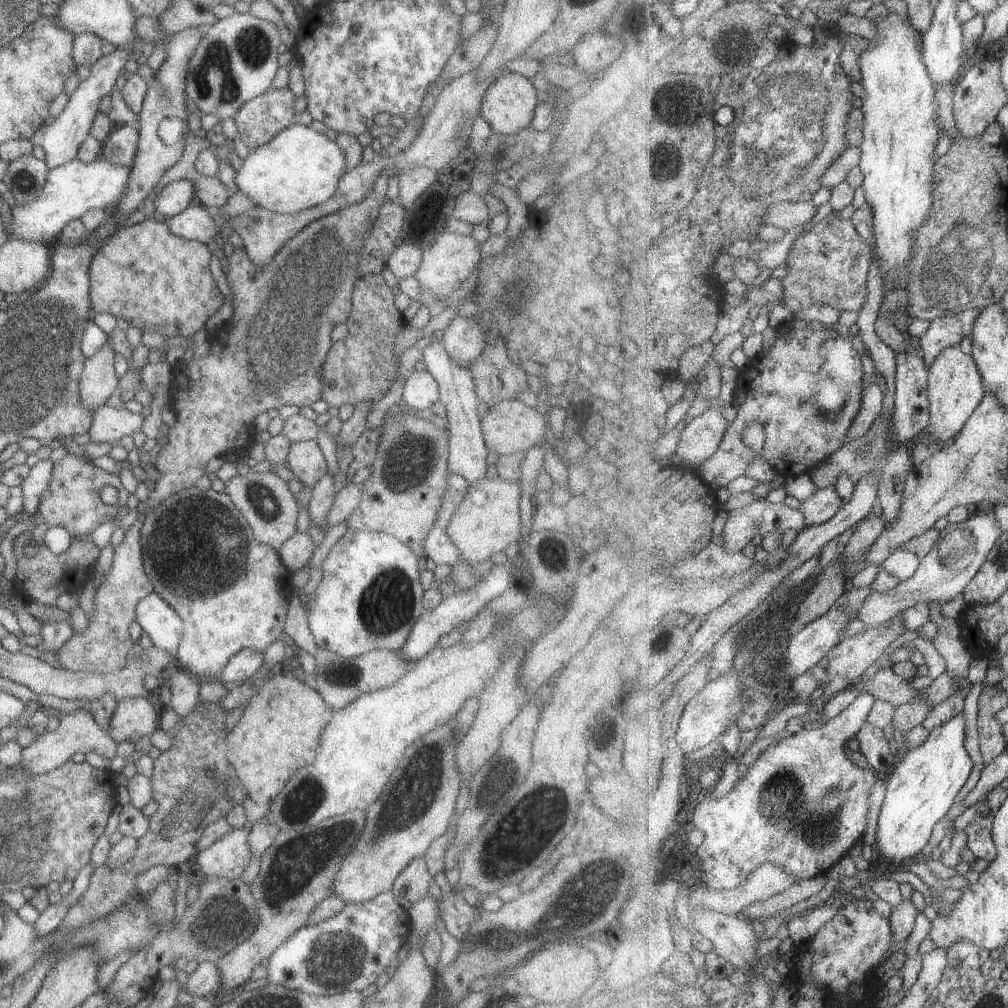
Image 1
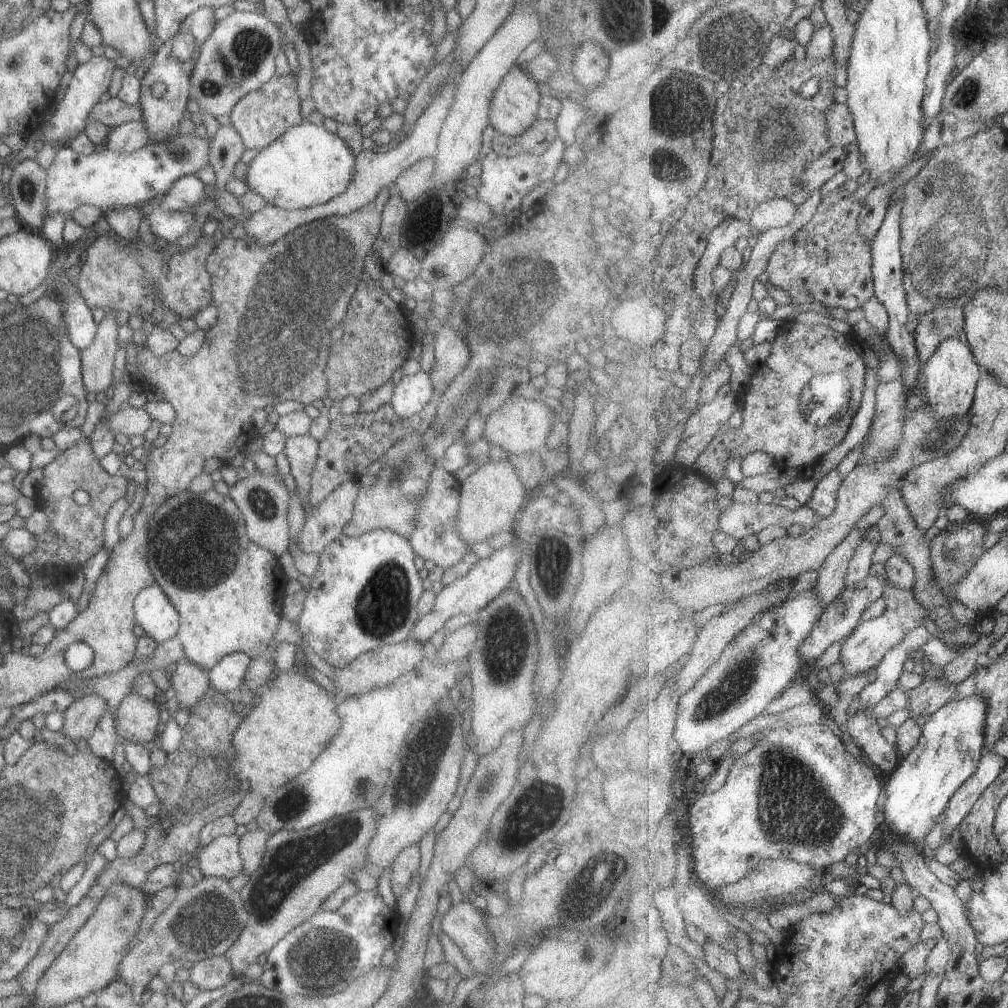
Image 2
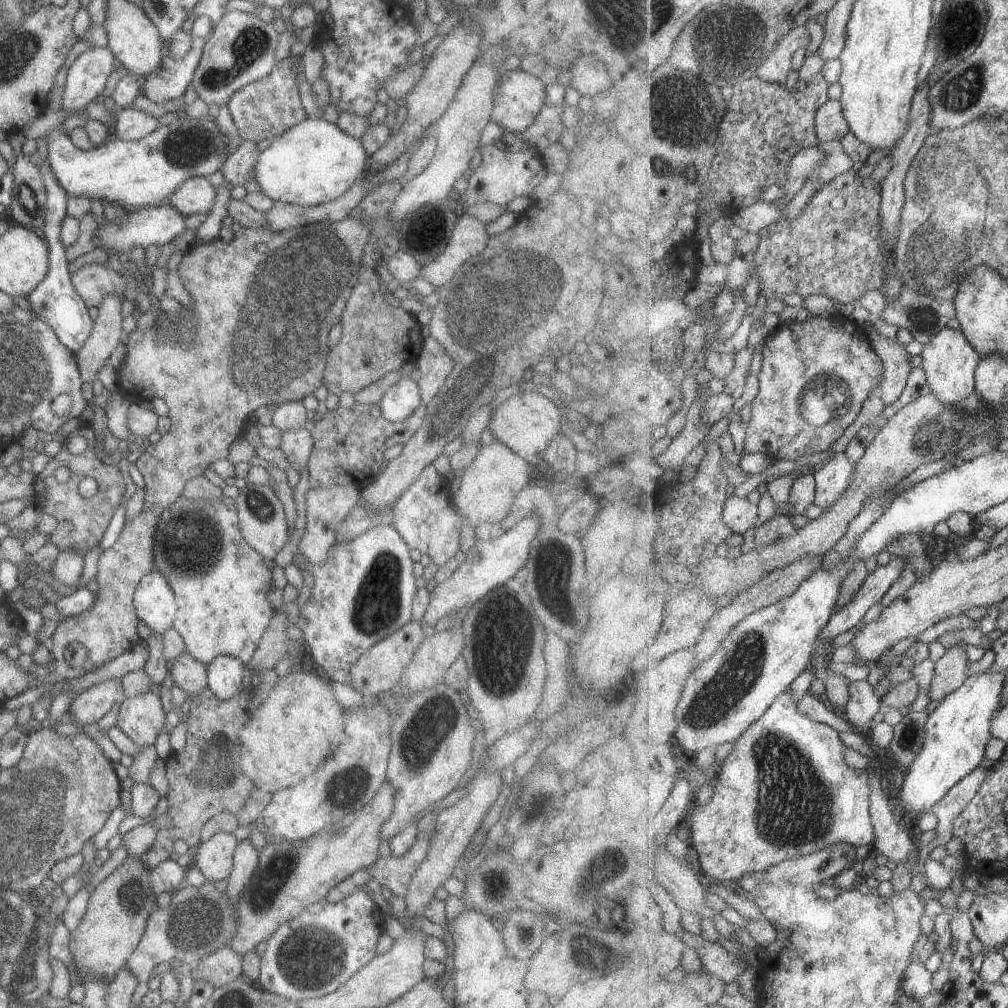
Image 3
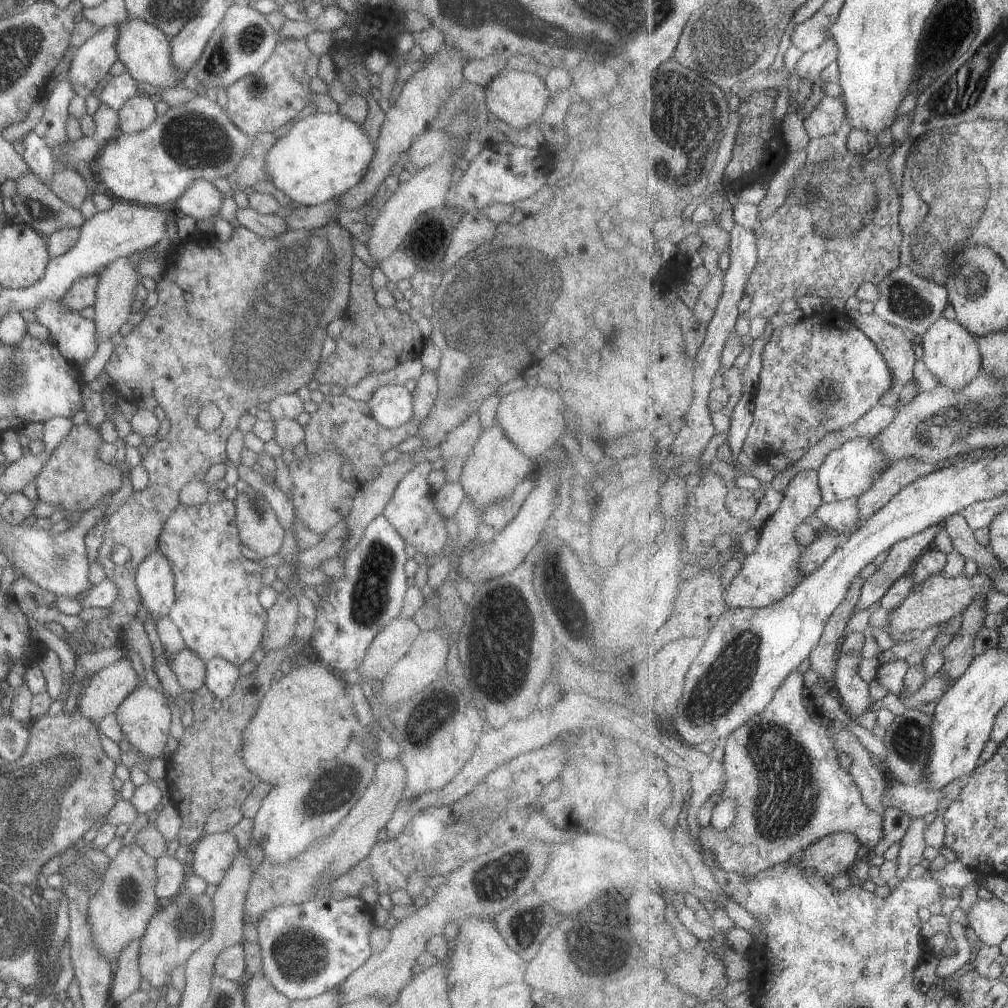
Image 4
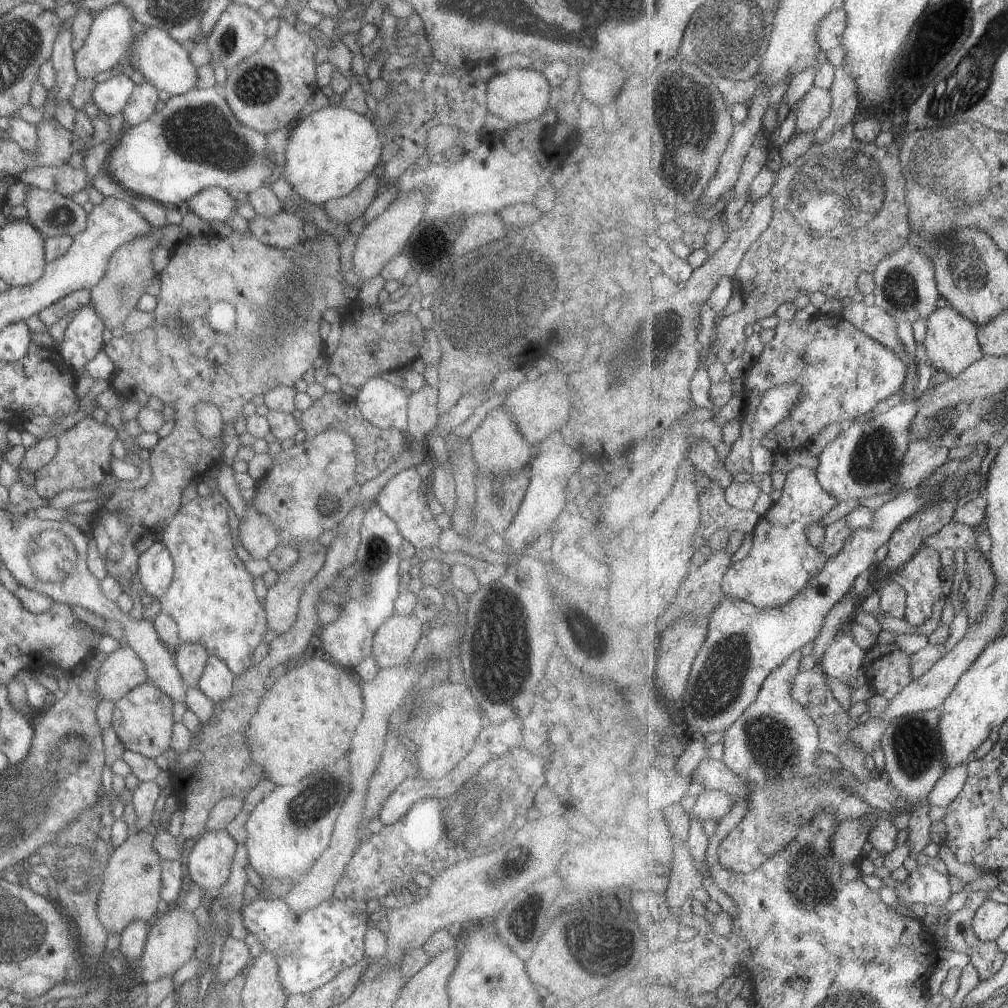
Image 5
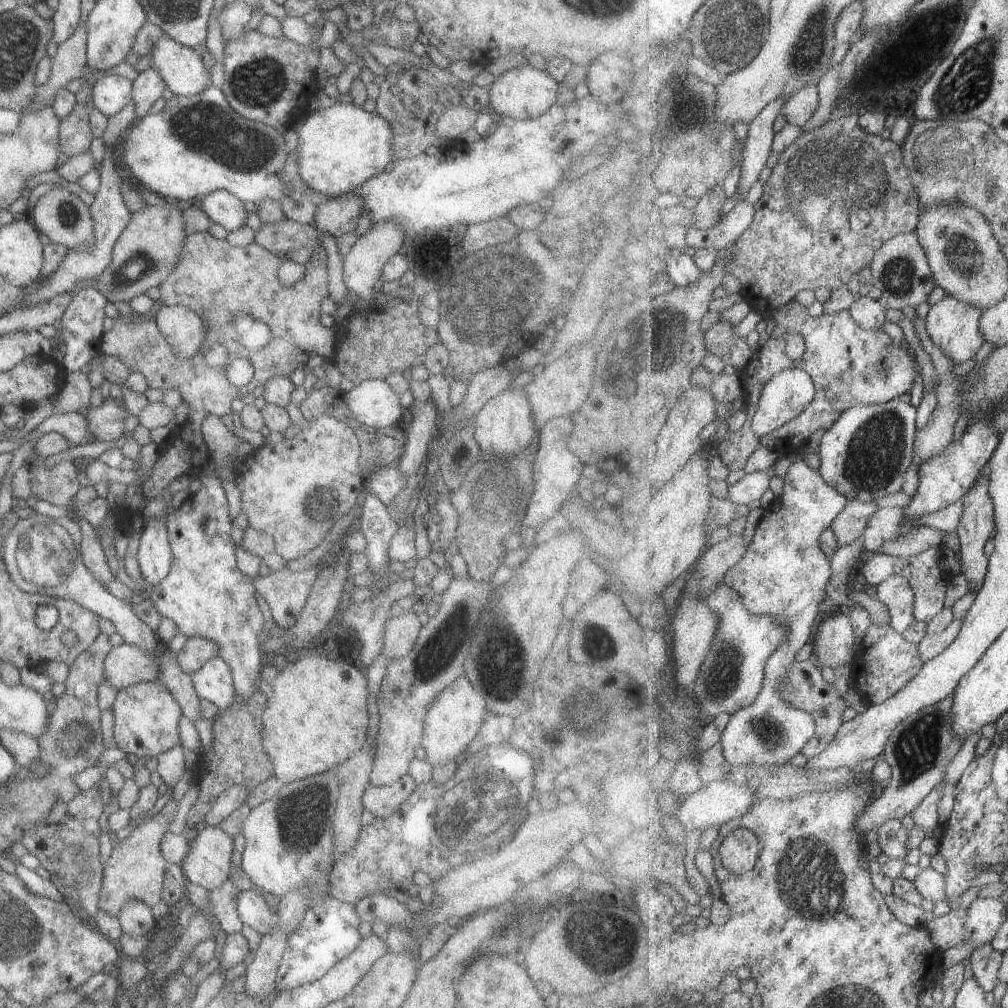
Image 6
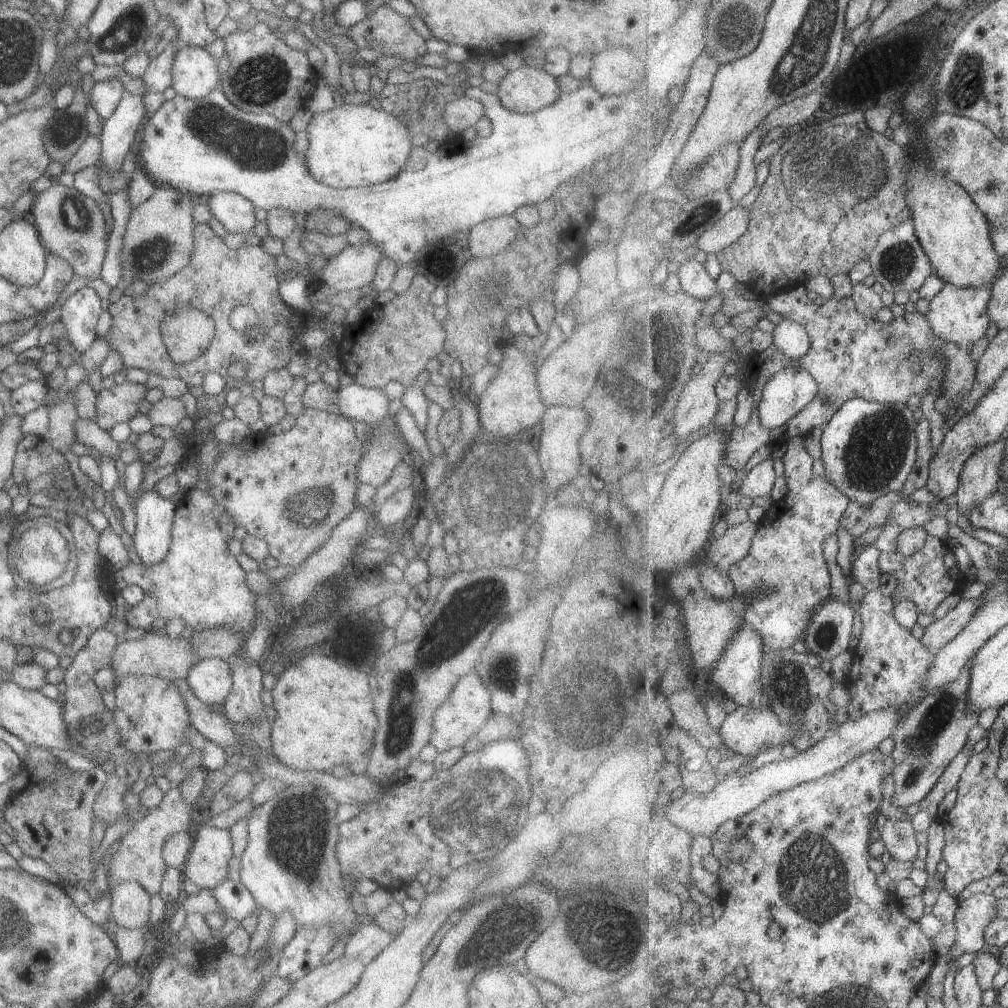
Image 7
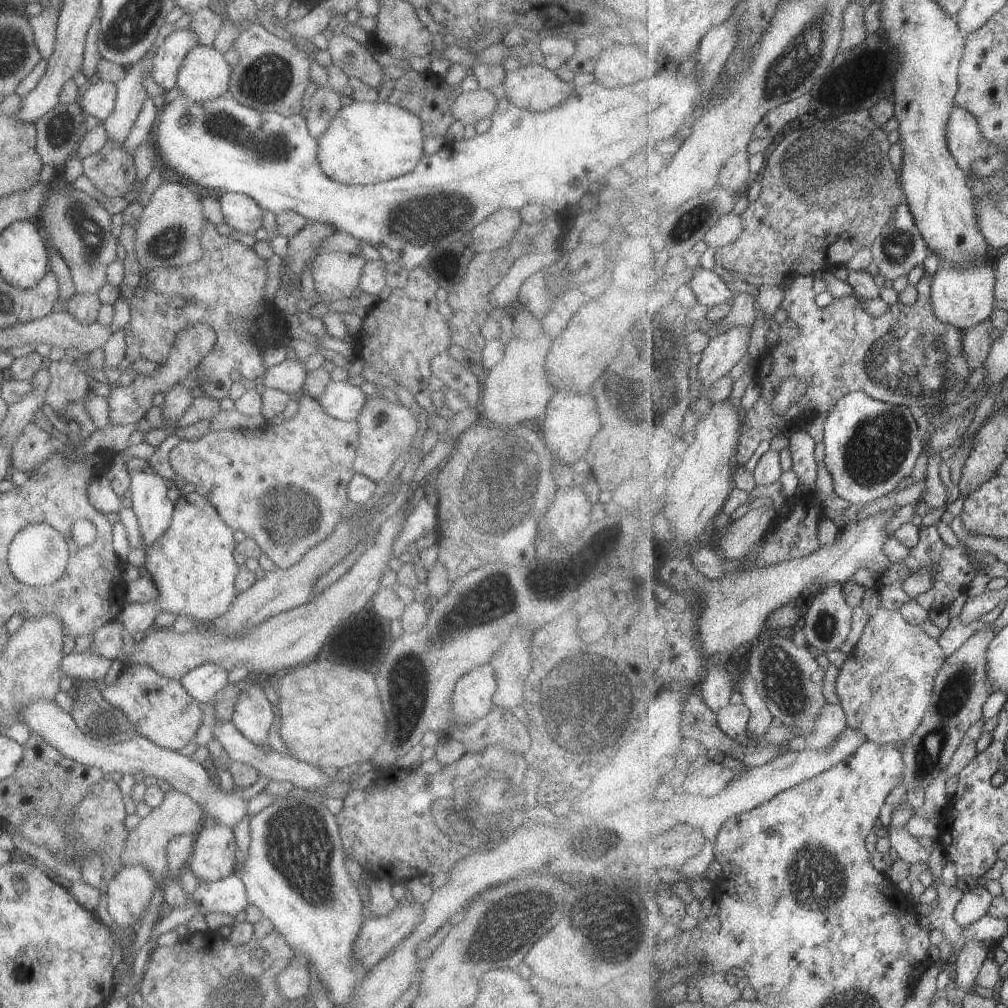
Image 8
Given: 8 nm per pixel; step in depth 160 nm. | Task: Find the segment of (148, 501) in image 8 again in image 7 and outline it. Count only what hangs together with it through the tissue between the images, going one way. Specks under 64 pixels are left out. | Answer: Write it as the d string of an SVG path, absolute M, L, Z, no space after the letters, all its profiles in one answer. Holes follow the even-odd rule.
M141 490L131 505L136 521L132 536L133 550L141 565L157 564L165 558L169 547L175 504L161 498L155 490Z

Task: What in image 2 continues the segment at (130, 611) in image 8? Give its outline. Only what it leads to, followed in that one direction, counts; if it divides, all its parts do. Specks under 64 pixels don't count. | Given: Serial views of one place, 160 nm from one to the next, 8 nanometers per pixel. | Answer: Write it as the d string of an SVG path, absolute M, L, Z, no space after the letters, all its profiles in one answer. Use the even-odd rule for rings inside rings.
M212 488L201 494L181 491L153 511L146 527L146 565L155 584L177 611L175 637L181 643L185 660L208 671L223 656L231 653L243 653L250 659L264 655L281 620L280 610L287 578L277 558L246 537L243 515L235 503ZM225 556L233 556L233 564L227 574Z

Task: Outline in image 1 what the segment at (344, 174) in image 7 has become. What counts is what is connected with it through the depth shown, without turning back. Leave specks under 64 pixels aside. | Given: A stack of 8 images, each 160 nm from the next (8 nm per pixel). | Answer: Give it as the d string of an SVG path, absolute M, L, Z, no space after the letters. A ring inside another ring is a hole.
M294 121L269 142L250 150L233 182L237 191L258 208L275 213L297 213L328 200L343 174L345 158L339 146L324 134Z

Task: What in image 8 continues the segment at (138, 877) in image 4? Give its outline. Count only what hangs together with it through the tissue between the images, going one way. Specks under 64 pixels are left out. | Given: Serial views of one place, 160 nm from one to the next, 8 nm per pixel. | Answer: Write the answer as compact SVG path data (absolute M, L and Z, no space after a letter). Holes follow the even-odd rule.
M171 789L164 793L163 800L156 808L153 808L145 818L140 818L134 828L129 828L129 834L123 844L123 852L119 856L121 868L131 864L141 864L147 868L151 878L157 885L161 885L169 873L166 866L165 848L169 840L183 834L194 835L202 826L202 808L197 805L189 796Z

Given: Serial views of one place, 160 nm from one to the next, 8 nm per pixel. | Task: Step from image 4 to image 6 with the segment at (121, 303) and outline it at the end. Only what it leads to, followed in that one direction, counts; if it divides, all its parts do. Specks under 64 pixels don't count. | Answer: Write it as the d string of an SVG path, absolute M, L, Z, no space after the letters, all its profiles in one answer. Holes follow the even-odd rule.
M165 199L161 206L145 205L130 214L129 223L125 224L113 244L109 265L96 278L95 288L107 302L127 303L127 300L143 294L147 289L157 287L177 266L186 235L182 212L176 205L174 201Z

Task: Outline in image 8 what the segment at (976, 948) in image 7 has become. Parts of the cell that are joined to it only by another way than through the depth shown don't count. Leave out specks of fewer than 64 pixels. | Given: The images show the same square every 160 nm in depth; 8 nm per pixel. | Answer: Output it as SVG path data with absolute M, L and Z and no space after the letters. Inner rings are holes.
M975 886L965 891L963 899L957 904L954 916L957 923L965 928L989 915L993 894L984 886Z

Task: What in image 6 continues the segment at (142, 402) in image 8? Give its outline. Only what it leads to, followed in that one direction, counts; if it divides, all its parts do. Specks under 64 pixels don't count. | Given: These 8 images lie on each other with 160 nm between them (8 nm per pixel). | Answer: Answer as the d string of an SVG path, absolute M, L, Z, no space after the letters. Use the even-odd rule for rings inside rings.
M185 306L161 307L153 321L173 356L179 359L193 357L205 338L201 318ZM108 397L103 399L99 406L87 408L87 413L83 418L95 442L106 445L108 442L115 442L123 435L123 423L128 413L121 405L121 402L115 402Z

